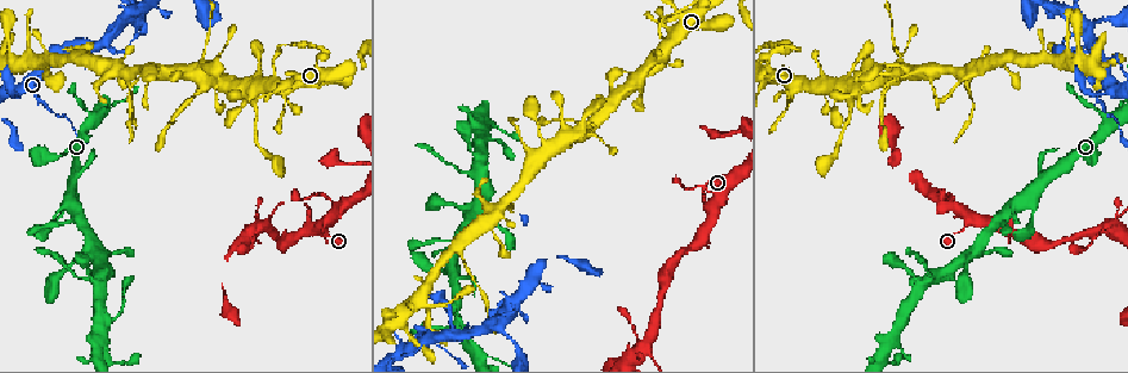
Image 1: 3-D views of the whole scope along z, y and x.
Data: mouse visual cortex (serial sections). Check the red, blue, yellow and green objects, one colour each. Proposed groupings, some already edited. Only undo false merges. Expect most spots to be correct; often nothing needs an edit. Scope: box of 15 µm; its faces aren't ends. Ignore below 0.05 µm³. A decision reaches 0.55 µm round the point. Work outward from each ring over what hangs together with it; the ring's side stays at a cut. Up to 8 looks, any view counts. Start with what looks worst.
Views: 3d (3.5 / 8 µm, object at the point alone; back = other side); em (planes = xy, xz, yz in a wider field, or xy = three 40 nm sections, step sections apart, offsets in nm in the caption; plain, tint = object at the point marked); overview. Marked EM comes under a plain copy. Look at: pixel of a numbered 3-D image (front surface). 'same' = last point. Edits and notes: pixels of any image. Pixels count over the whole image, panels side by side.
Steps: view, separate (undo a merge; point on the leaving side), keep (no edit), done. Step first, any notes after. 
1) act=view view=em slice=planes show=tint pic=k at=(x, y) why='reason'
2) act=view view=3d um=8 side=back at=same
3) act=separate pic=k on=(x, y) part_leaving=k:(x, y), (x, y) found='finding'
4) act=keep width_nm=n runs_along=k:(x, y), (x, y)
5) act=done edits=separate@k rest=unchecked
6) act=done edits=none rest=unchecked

act=view view=3d um=3.5 side=back pic=1 at=(455, 245) why='branch point'

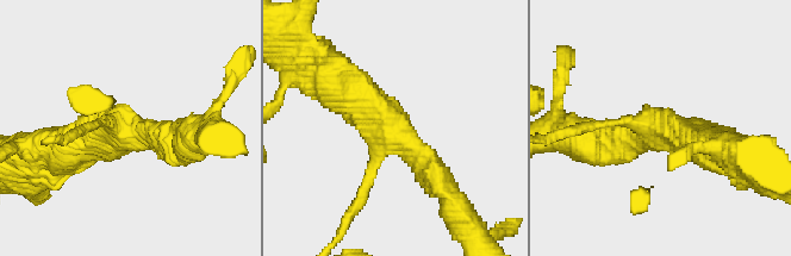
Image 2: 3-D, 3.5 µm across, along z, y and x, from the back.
act=view view=em slice=xy step=2 show=tint pic=2 at=(125, 134) arms=3 arm_widths_nm=150,400,500 why='shape alone is not enough'

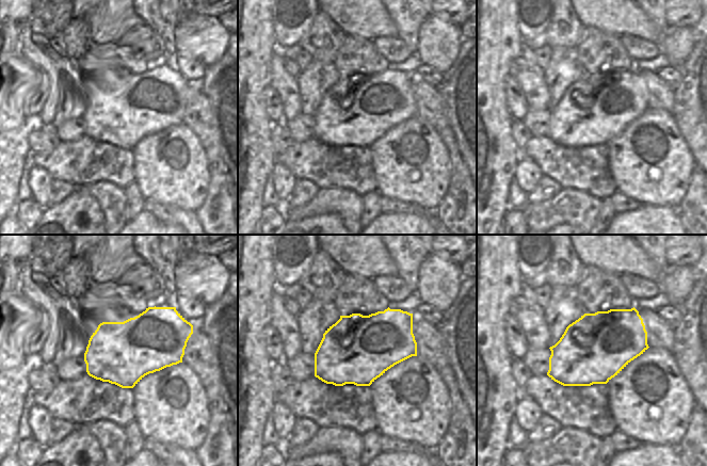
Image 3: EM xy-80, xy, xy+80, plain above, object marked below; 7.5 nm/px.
act=keep runs_along=2:(334, 76), (393, 129), (444, 189) found='continuous, no second cell'

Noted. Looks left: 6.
act=view view=3d um=3.5 side=back pic=1 at=(935, 278) why='sudden change in width'

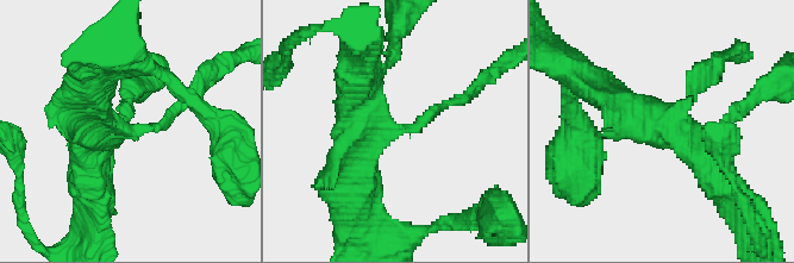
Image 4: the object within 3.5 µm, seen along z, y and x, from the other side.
act=view view=em slice=xy step=1 show=tint pic=4 at=(403, 127) arm_widths_nm=150,400

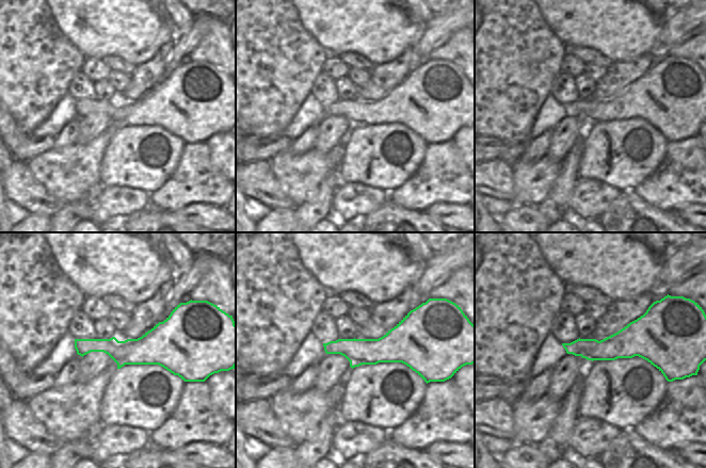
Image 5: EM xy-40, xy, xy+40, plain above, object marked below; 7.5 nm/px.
act=keep runs_along=4:(355, 162), (355, 135), (414, 129), (466, 98) found='one cell here'

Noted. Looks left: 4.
act=view view=3d um=3.5 pic=1 at=(428, 342)

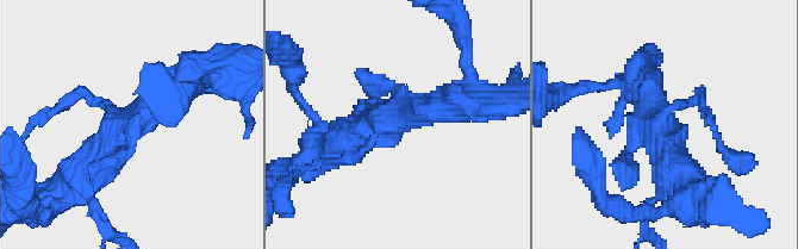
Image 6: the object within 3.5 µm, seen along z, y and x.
act=view view=em slice=xy step=2 show=tint pic=6 at=(132, 120) why='shape alone is not enough'

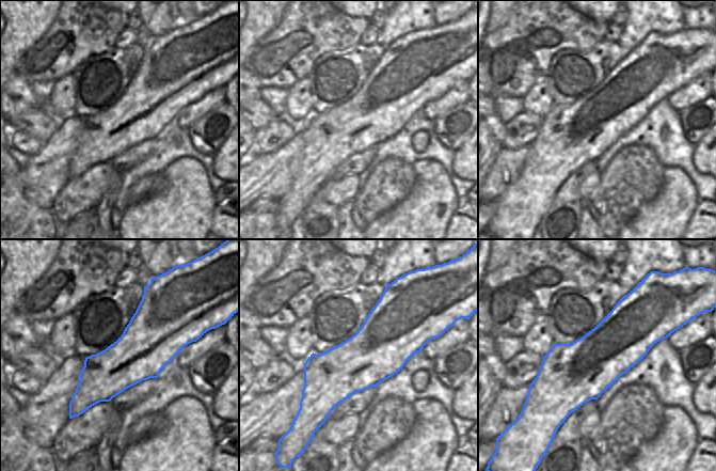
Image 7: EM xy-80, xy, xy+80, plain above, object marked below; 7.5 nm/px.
act=keep runs_along=6:(87, 181), (197, 74) found='one cell here'

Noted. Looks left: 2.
act=done edits=none rest=unchecked

